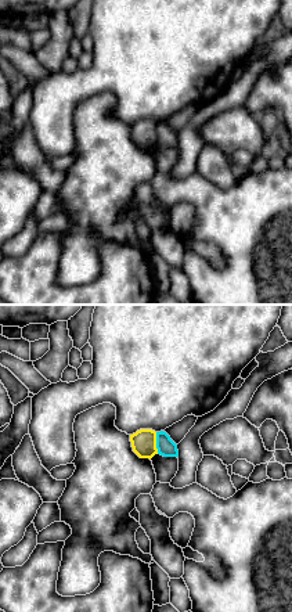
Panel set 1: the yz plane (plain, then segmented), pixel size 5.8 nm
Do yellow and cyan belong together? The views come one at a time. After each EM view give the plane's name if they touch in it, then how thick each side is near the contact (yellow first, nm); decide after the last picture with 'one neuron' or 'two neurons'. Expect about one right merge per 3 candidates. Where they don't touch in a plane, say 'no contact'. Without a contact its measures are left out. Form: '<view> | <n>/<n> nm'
yz | 140/110 nm

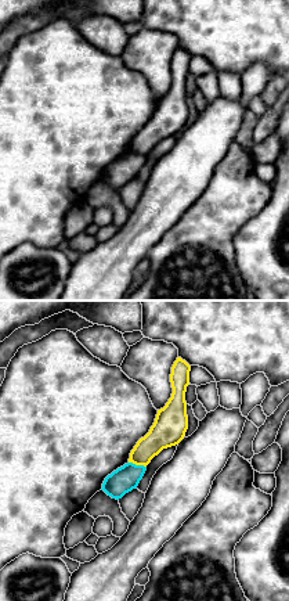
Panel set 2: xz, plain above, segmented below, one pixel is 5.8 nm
xz | 170/150 nm

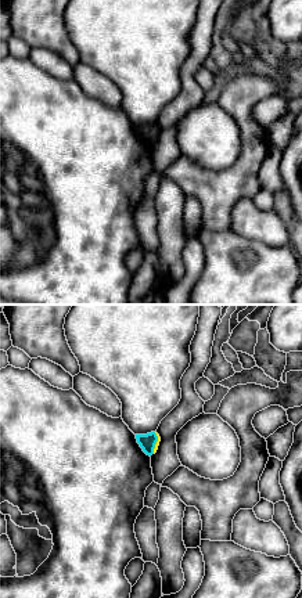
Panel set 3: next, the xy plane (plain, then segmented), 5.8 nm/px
xy | 20/100 nm

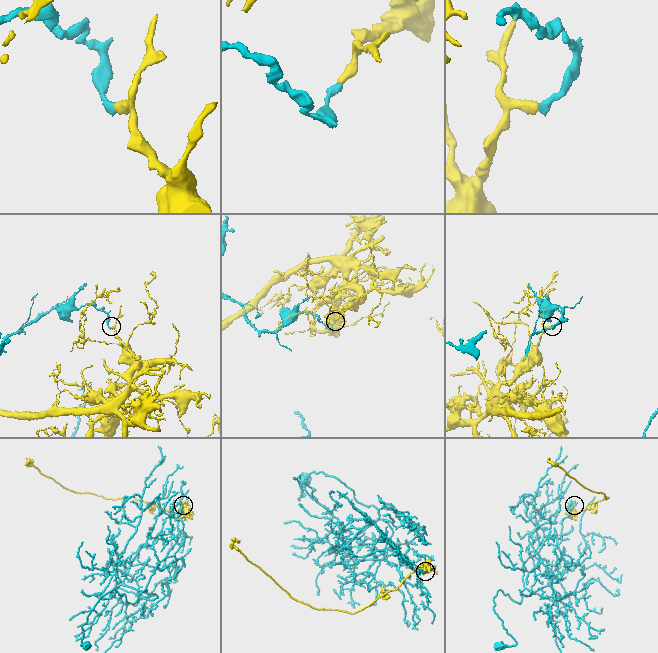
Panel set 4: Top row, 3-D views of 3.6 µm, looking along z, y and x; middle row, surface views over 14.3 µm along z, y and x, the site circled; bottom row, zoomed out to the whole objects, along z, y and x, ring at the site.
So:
two neurons

